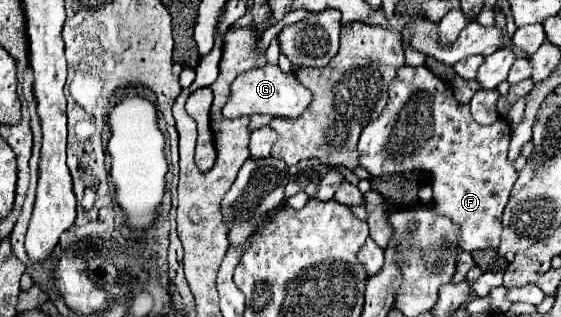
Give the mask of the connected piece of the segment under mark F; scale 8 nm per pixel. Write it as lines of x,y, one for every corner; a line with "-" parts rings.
404,65
404,67
398,69
396,77
394,77
392,83
390,83
390,99
388,99
386,109
382,111
382,115
380,115
374,123
366,125
366,129
362,131
360,141
358,141
358,153
360,153
360,167
364,167
366,171
370,171
372,177
392,175
392,173
412,173
412,171
420,171
420,169
422,169
422,171
430,171
430,173
432,173
432,187
434,187
434,205
436,205
438,213
450,217
454,223
458,223
458,225
462,227
462,229
460,229
460,237
462,237
462,239
460,239
460,249
472,253
472,251
476,251
476,249
498,249
498,245
500,245
502,211
504,211
504,207
506,207
506,203
508,203
508,195
510,195
510,191
512,191
512,185
514,185
514,181
518,179
516,169
514,169
514,167
510,165
510,161
506,159
506,155
508,155
508,143
510,143
510,126
505,118
499,117
492,125
488,125
488,127
478,125
478,123
472,119
469,105
461,105
458,103
456,97
454,97
454,93
452,93
452,89
450,89
450,85
446,85
440,77
436,77
426,65
420,65
420,67
408,67
408,65

